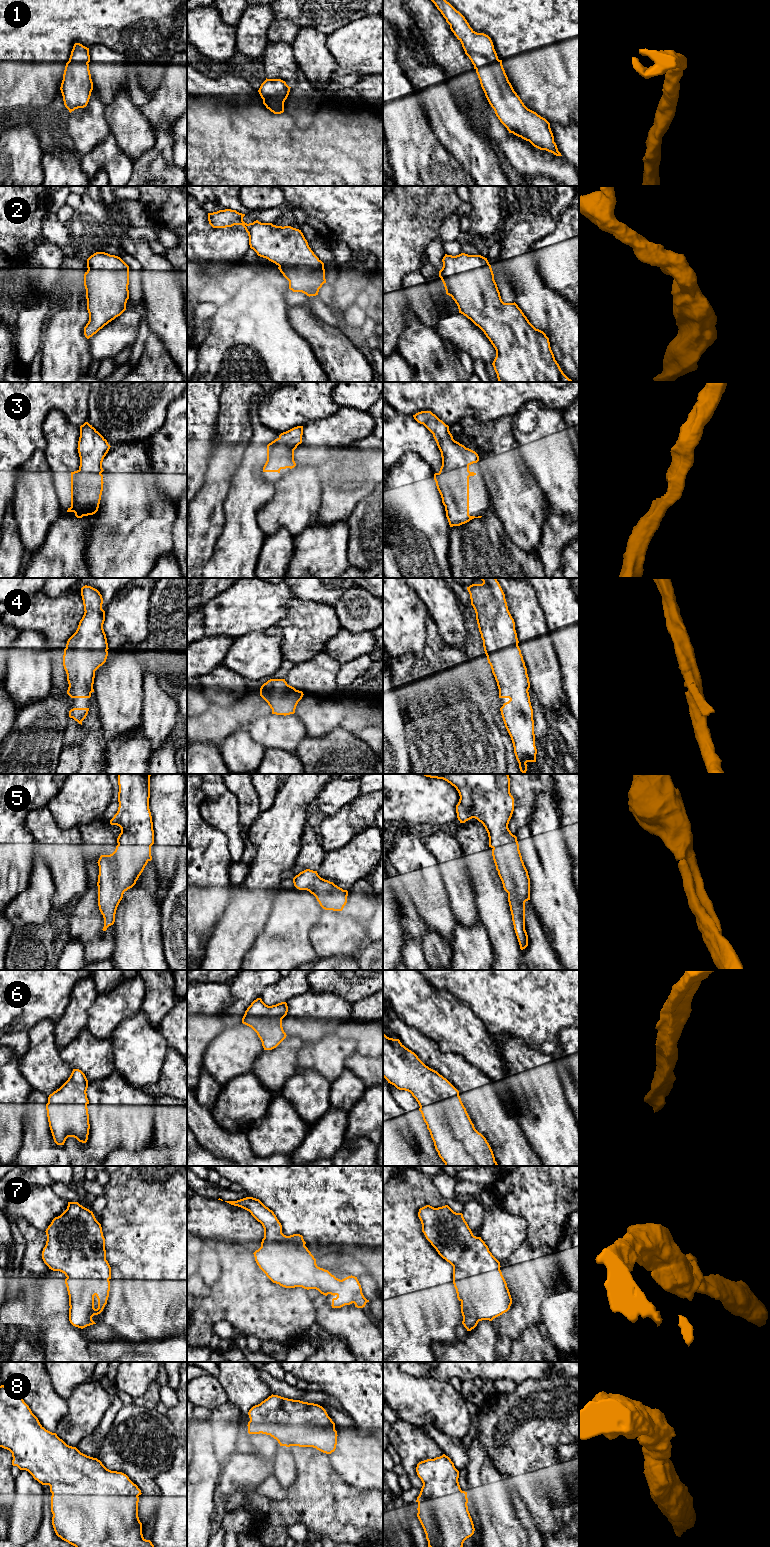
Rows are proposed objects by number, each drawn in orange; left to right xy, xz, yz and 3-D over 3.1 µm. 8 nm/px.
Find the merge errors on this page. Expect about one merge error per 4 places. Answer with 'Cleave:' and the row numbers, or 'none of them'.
Cleave: none of them

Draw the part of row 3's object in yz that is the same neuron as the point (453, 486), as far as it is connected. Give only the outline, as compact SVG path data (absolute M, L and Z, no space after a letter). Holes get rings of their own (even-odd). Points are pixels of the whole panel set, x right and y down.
M421 411L413 417L433 434L441 452L442 466L434 480L450 527L481 518L469 515L469 477L476 475L469 471L469 466L479 461L478 454L455 441L449 426L431 411Z

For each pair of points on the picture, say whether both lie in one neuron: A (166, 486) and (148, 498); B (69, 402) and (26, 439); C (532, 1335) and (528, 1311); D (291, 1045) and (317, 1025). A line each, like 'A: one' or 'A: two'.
A: two
B: one
C: two
D: two

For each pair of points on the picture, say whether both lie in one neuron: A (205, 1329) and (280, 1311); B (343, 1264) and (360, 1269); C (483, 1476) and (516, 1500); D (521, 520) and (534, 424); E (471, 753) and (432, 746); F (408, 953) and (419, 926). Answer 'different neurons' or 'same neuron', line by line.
A: same neuron
B: same neuron
C: different neurons
D: different neurons
E: same neuron
F: same neuron

